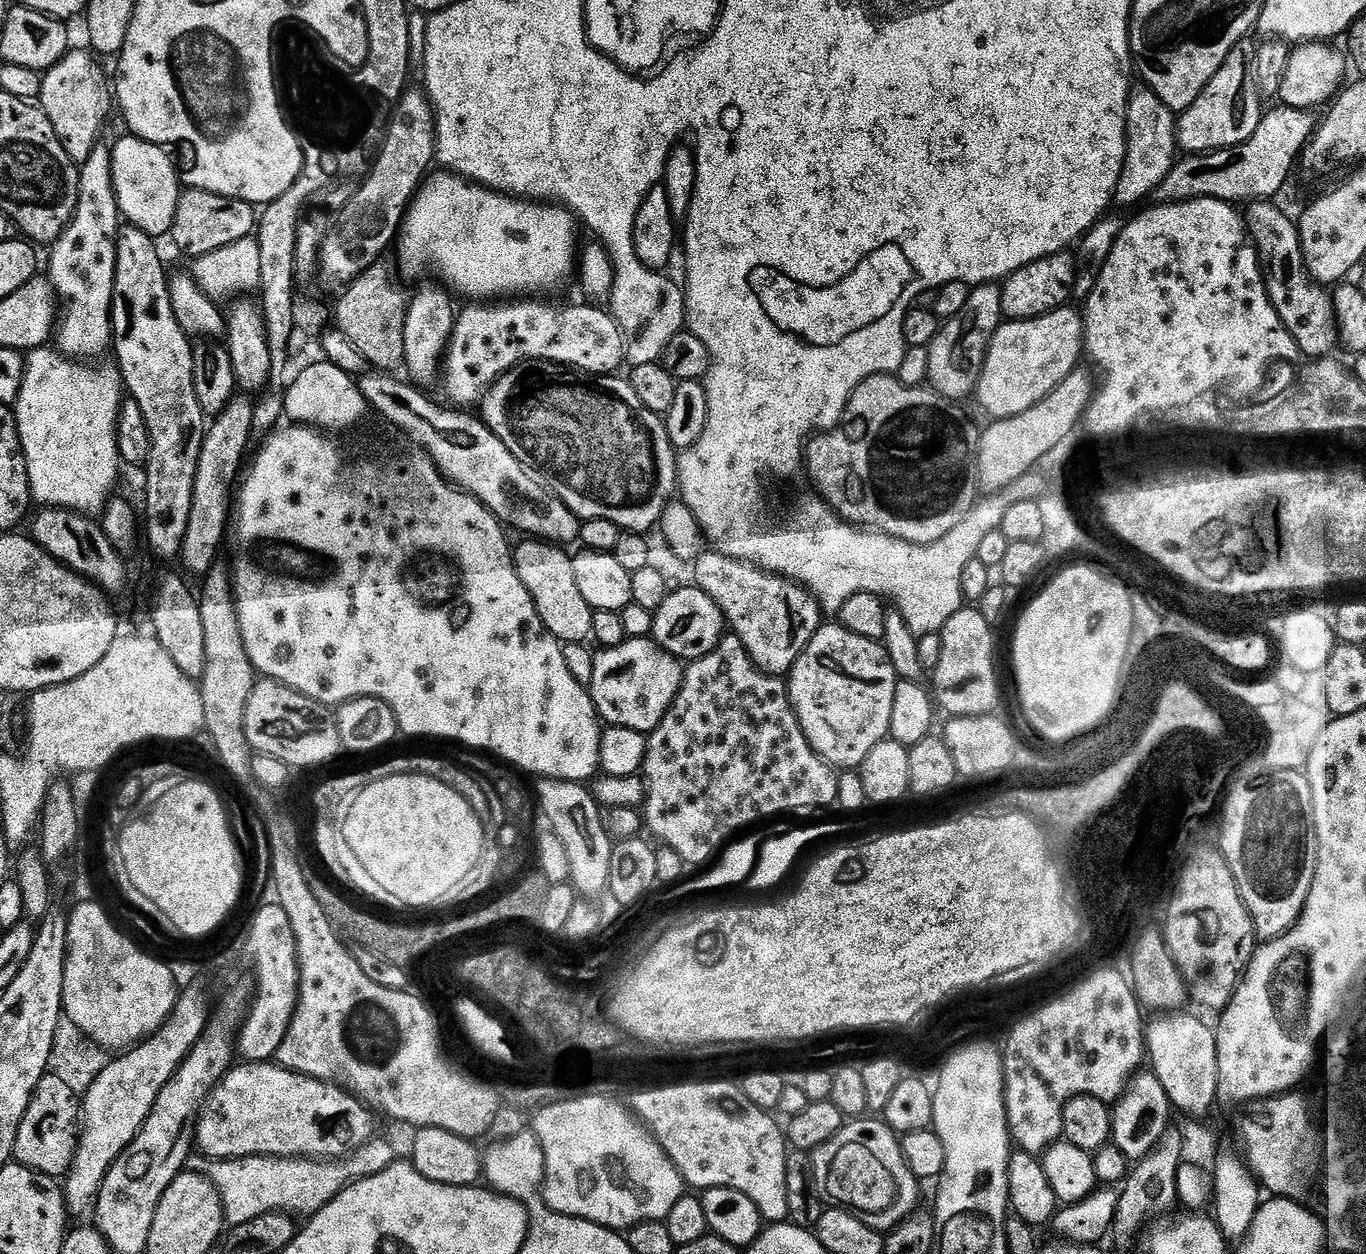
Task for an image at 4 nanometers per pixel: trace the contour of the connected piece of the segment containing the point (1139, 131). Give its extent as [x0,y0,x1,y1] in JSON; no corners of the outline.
[1115,86,1178,208]

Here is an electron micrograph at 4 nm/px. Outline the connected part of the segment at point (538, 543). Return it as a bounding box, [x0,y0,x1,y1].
[514,538,594,644]

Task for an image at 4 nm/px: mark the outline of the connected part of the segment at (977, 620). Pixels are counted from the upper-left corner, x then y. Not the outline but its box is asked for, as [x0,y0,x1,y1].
[931,606,1000,717]

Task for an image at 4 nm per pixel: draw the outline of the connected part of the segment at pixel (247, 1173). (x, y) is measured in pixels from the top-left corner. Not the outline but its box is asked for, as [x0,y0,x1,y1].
[206,1138,396,1226]

